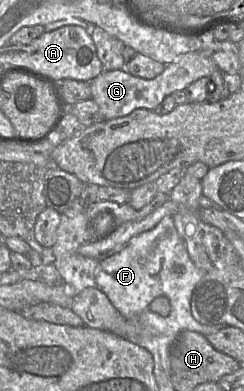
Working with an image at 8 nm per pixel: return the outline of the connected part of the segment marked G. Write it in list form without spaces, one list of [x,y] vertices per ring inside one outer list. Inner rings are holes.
[[[195,50],[177,57],[166,65],[157,77],[147,80],[128,73],[125,68],[103,71],[91,80],[91,98],[98,104],[102,120],[111,120],[129,115],[135,109],[155,110],[156,107],[175,91],[185,90],[190,84],[203,77],[211,76],[218,68],[202,50]]]

